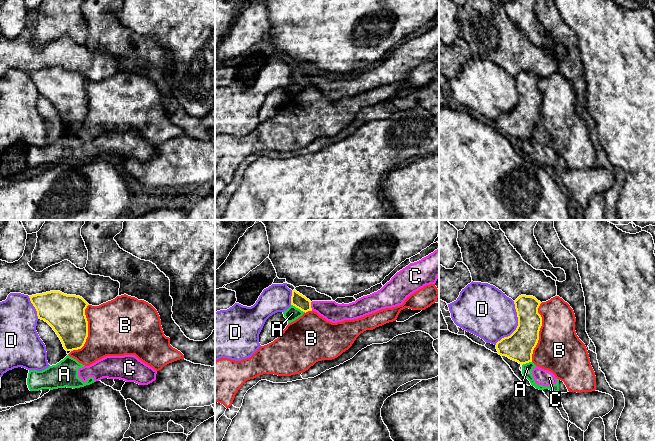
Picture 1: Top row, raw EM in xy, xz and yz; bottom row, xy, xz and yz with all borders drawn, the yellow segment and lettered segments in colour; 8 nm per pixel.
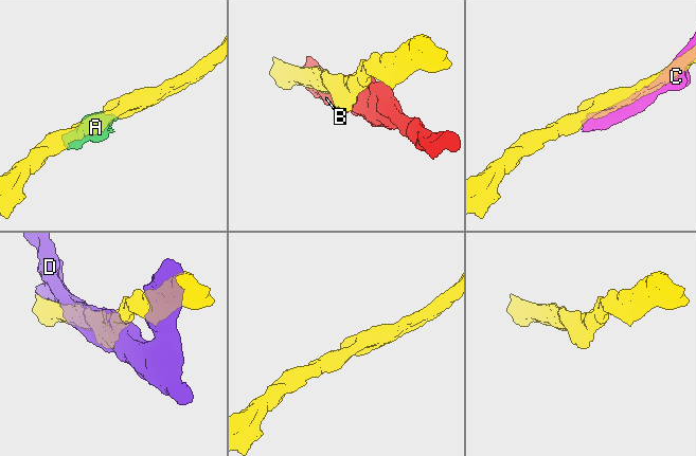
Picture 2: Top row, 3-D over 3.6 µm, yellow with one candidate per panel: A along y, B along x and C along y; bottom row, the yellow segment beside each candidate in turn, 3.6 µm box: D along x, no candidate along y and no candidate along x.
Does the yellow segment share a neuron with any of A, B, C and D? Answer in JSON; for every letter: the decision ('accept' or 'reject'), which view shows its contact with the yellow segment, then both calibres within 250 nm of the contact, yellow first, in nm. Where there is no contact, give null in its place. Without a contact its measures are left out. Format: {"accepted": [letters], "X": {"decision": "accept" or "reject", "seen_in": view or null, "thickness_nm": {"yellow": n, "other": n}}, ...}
{"accepted": [], "A": {"decision": "reject", "seen_in": "xz", "thickness_nm": {"yellow": 110, "other": 110}}, "B": {"decision": "reject", "seen_in": "yz", "thickness_nm": {"yellow": 240, "other": 380}}, "C": {"decision": "reject", "seen_in": "xz", "thickness_nm": {"yellow": 110, "other": 160}}, "D": {"decision": "reject", "seen_in": "yz", "thickness_nm": {"yellow": 240, "other": 400}}}

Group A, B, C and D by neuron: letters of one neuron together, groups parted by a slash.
A C / B / D

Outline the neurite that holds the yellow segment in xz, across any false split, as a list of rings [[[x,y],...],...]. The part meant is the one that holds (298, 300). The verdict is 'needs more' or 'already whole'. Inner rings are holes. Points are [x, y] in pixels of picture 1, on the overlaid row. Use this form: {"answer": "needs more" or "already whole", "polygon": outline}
{"answer": "already whole", "polygon": [[[296,290],[292,291],[291,305],[295,306],[305,313],[308,311],[312,311],[311,301]]]}

